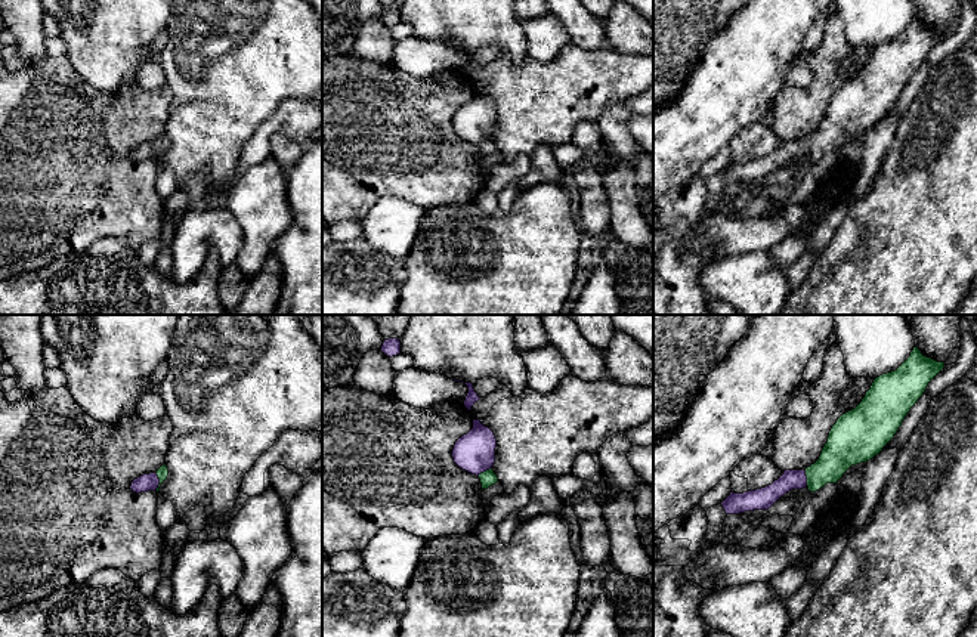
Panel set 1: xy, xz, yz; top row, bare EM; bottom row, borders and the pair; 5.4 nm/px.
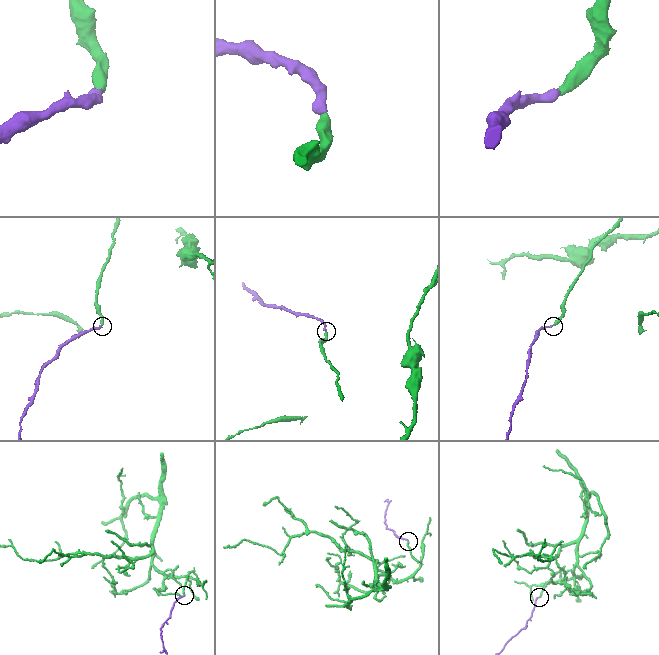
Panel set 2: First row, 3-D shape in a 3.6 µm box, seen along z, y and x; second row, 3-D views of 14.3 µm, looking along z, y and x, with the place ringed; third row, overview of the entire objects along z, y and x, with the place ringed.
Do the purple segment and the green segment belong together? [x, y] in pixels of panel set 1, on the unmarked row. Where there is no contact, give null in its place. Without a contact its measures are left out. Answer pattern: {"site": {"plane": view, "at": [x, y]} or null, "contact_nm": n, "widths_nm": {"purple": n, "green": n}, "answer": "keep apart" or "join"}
{"site": {"plane": "xy", "at": [158, 150]}, "contact_nm": 100, "widths_nm": {"purple": 100, "green": 60}, "answer": "join"}

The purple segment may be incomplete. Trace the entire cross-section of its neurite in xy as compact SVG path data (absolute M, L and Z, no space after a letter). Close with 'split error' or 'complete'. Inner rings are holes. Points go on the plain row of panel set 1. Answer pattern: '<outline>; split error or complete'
M161 134L155 142L143 143L132 151L130 158L136 163L148 160L160 160L161 152L167 148L168 137Z; split error

